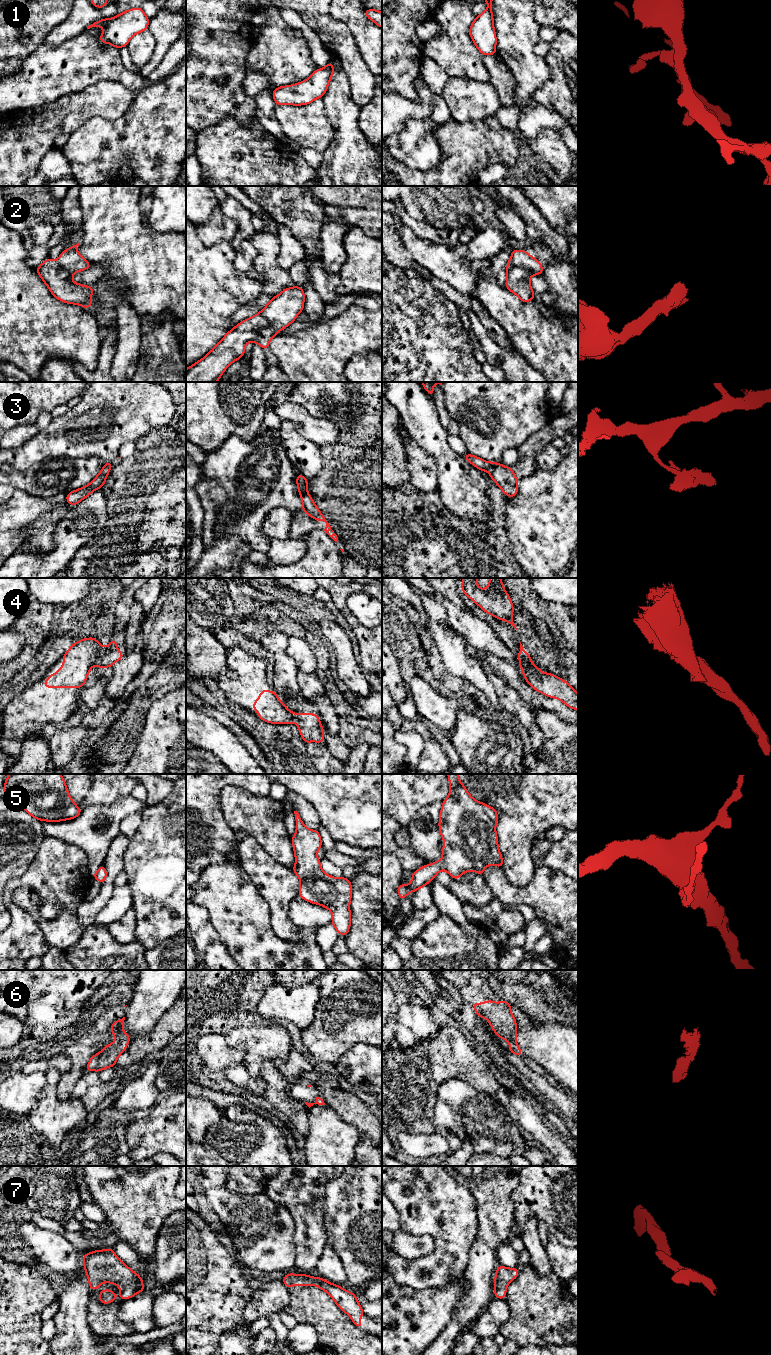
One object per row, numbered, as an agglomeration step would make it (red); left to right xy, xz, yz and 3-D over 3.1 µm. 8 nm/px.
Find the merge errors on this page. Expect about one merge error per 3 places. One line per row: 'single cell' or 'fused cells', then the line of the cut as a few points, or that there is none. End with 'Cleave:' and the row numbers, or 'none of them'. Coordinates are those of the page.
1: single cell; no cut
2: fused cells; cut in xz along (260, 313), (268, 321), (268, 324), (258, 332), (254, 341)
3: fused cells; cut in yz along (496, 463), (486, 470)
4: fused cells; cut in xy along (102, 649), (97, 664)
5: single cell; no cut
6: single cell; no cut
7: single cell; no cut
Cleave: 2, 3, 4

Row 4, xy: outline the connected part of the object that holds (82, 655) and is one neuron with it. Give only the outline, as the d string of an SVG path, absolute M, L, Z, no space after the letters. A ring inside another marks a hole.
M93 637L81 639L63 655L63 667L57 668L44 682L46 688L81 688L90 669L99 664L102 644Z

